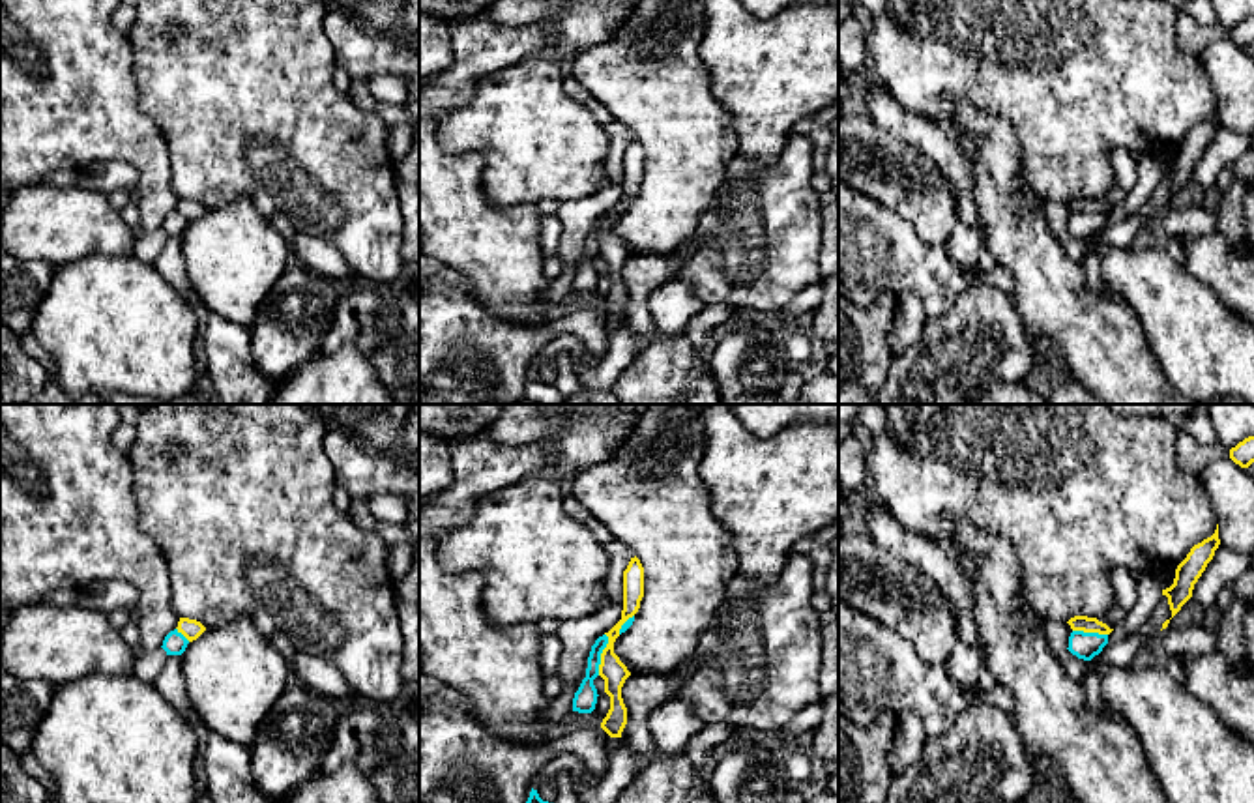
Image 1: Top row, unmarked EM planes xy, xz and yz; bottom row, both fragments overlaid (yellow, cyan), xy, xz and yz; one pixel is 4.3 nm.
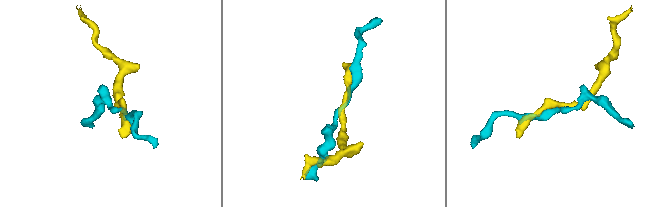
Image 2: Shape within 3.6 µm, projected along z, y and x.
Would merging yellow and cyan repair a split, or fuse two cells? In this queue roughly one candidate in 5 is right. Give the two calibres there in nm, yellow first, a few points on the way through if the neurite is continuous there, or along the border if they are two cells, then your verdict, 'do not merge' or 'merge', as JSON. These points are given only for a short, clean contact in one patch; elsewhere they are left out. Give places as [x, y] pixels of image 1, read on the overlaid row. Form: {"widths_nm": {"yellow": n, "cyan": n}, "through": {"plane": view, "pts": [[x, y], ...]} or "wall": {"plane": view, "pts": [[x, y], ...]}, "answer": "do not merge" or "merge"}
{"widths_nm": {"yellow": 110, "cyan": 100}, "answer": "do not merge"}

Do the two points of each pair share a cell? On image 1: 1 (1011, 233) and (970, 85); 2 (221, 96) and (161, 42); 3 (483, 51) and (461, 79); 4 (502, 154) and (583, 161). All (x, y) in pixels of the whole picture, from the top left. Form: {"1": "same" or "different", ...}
{"1": "different", "2": "same", "3": "same", "4": "same"}

